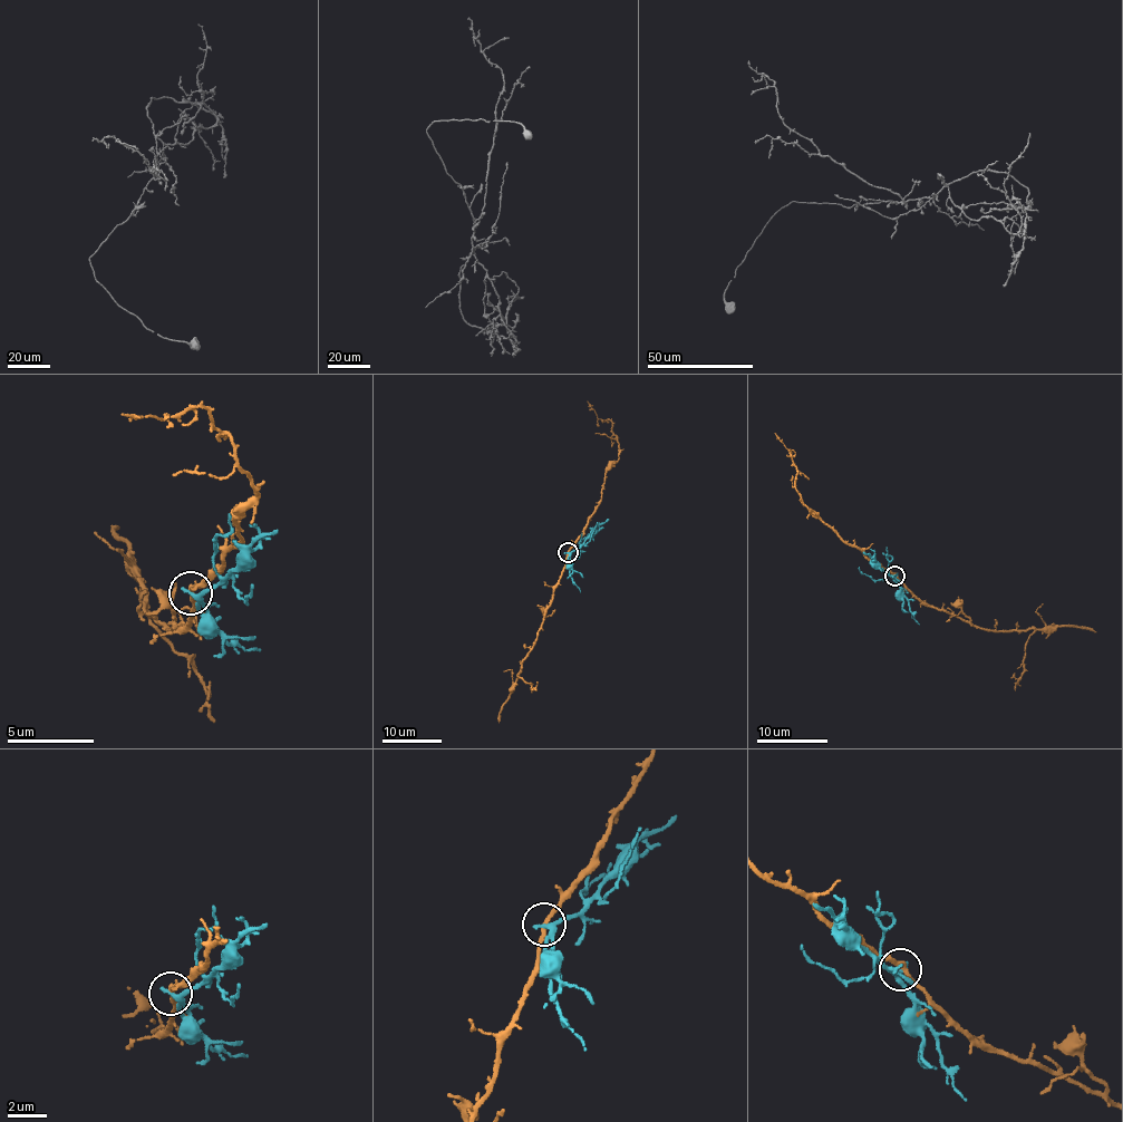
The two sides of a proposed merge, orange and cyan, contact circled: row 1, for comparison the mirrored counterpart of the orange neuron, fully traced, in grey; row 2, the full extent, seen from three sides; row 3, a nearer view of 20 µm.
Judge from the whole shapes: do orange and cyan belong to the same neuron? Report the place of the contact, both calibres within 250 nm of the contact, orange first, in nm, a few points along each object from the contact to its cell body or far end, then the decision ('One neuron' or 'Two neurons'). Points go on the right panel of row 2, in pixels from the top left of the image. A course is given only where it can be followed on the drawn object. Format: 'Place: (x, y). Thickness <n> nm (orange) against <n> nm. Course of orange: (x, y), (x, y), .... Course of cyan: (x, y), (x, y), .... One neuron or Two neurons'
Place: (894, 576). Thickness 240 nm (orange) against 240 nm. Course of orange: (894, 574), (923, 602), (977, 627), (999, 632), (1033, 629), (1014, 690). Course of cyan: (894, 576), (862, 551). Two neurons

